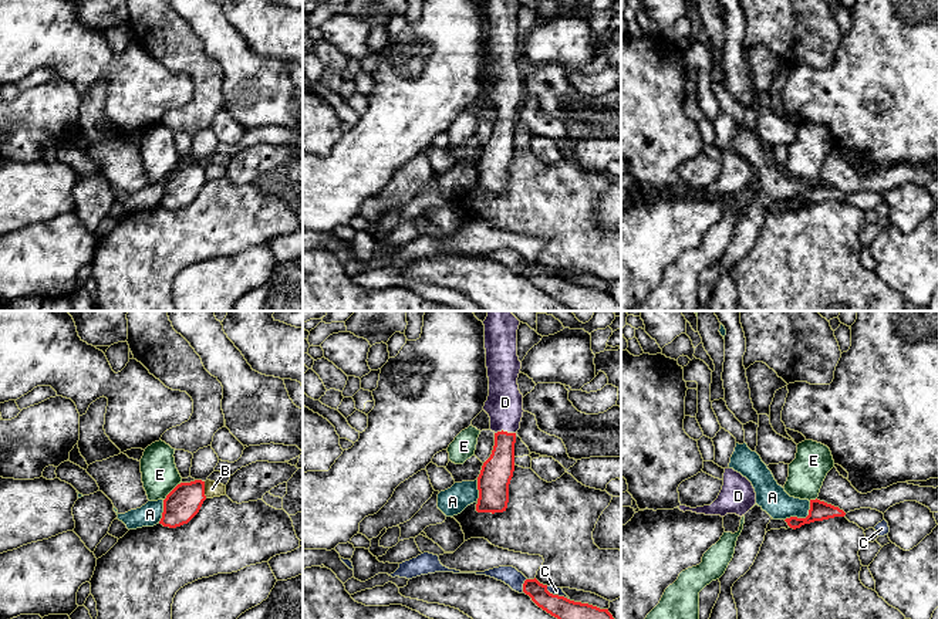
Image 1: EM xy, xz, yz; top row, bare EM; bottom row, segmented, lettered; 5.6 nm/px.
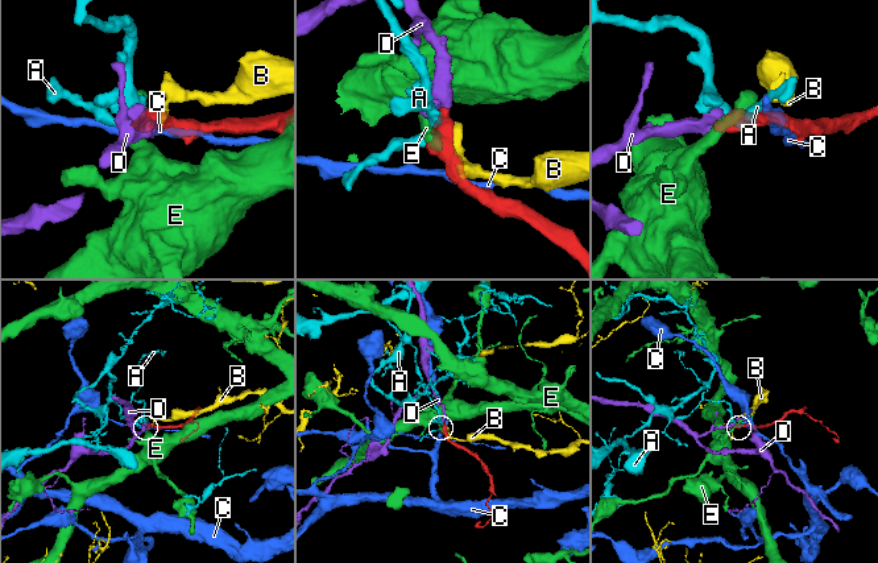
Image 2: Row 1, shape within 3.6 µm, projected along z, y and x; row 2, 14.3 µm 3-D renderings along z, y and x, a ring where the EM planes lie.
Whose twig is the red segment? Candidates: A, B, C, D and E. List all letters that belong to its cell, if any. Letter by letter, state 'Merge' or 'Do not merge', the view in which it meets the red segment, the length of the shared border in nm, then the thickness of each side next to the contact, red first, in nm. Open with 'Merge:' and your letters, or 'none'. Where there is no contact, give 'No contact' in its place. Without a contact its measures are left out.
Merge: D
A: Do not merge. Touches red in yz. Shared border 190 nm. Thickness 110 nm (red) against 160 nm
B: Do not merge. Touches red in xy. Shared border 100 nm. Thickness 190 nm (red) against 90 nm
C: Do not merge. Touches red in xz. Shared border 150 nm. Thickness 220 nm (red) against 50 nm
D: Merge. Touches red in xz. Shared border 120 nm. Thickness 180 nm (red) against 200 nm
E: Do not merge. Touches red in xy. Shared border 140 nm. Thickness 190 nm (red) against 200 nm

